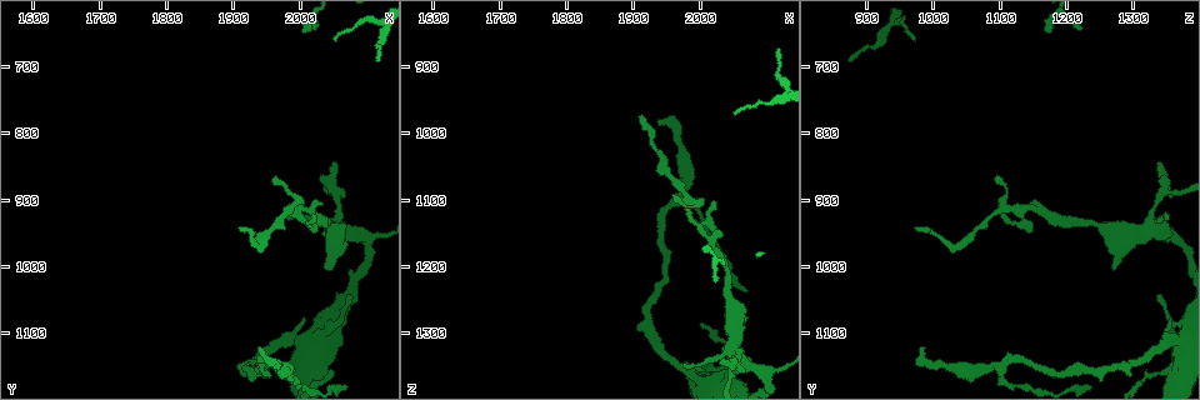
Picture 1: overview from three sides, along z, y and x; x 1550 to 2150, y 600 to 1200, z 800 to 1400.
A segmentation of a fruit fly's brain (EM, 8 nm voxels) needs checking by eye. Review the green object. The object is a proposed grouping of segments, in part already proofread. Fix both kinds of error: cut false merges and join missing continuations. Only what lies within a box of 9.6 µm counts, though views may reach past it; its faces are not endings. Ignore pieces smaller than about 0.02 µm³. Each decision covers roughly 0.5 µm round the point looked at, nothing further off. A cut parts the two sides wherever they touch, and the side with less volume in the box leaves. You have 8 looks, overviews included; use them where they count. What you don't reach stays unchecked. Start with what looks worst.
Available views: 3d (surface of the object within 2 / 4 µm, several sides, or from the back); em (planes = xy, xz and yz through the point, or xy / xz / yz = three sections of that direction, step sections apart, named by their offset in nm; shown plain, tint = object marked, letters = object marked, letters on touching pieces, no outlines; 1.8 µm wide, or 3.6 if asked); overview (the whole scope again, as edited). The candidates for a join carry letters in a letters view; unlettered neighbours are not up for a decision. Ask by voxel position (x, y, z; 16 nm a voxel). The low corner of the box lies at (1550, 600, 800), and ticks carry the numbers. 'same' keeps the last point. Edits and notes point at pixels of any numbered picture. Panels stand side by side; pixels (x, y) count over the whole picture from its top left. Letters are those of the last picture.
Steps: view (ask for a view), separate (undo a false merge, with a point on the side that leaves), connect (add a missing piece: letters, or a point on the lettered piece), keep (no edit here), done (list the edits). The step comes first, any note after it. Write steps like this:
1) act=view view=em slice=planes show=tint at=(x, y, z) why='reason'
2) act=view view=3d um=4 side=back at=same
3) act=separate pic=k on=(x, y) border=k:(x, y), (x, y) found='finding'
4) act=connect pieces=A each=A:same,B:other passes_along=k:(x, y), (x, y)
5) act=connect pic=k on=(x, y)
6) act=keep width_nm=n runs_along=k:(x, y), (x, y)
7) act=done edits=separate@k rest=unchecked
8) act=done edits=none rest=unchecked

act=view view=3d um=4 at=(2005, 1080, 1360) why='an open end'

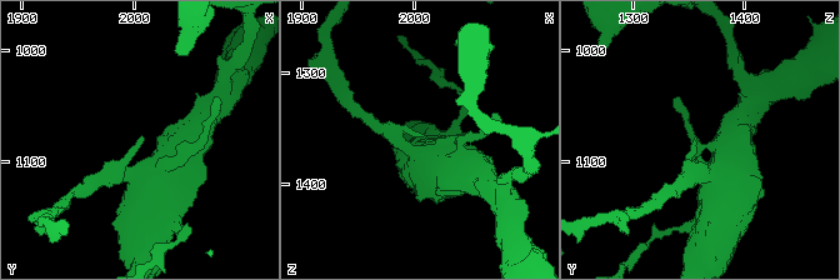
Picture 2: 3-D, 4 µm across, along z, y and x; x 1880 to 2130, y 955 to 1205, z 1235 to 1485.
act=view view=em slice=planes show=letters at=(2006, 1080, 1356)

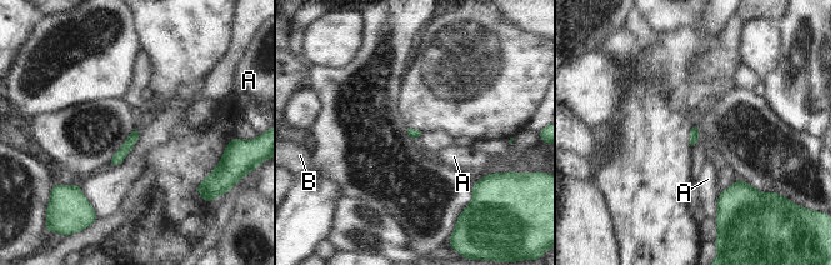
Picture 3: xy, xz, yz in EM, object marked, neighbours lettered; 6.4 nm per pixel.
act=keep each=A:other,B:other border=3:(719, 194), (717, 214), (714, 218) found='none of them fits'

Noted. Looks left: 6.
act=view view=3d um=2 at=(1935, 1125, 980) why='free end'

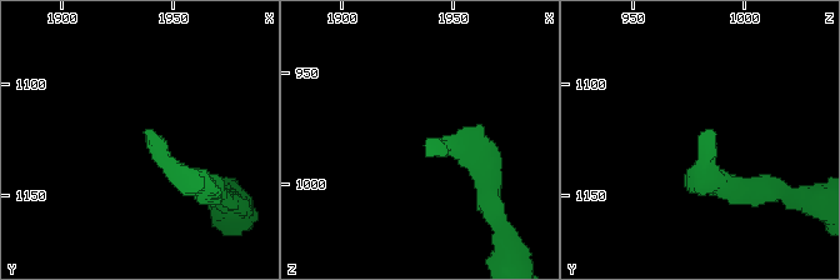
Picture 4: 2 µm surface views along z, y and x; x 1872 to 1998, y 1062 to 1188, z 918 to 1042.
act=view view=em slice=planes show=letters at=(1940, 1121, 981)

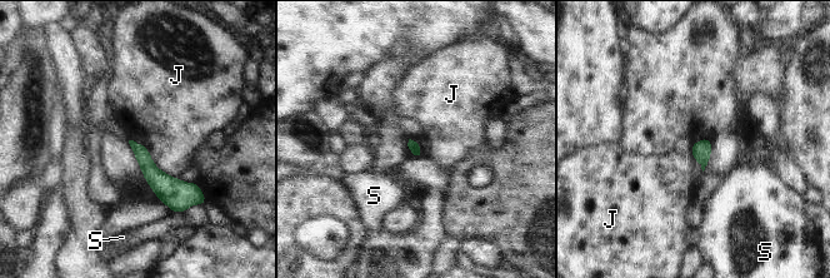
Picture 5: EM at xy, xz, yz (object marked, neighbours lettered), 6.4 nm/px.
act=keep longest_contact=J:400nm each=J:other,S:other border=5:(128, 142), (143, 144), (176, 178) found='no lettered piece goes on from it'

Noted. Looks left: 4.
act=view view=em slice=planes show=tint at=(2000, 915, 1145) why='abrupt turn'

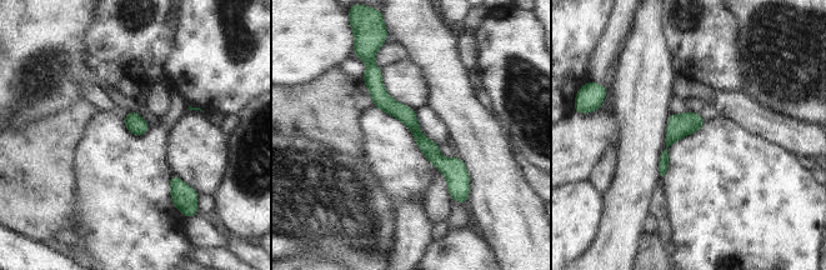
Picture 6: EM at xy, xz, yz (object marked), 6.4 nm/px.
act=view view=em slice=planes show=letters at=same

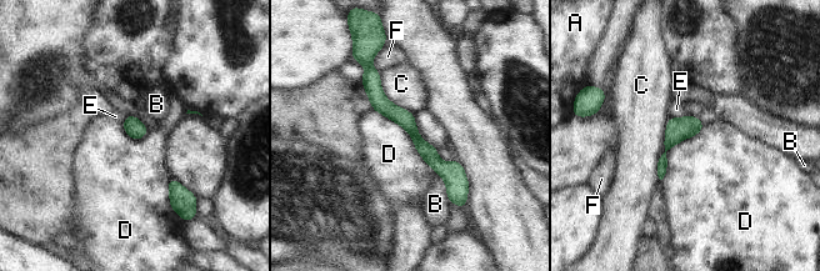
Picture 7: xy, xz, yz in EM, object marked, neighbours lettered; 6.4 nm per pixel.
act=keep each=A:other,B:other,C:other,D:other,E:other,F:other runs_along=7:(368, 76), (453, 179), (453, 199) found='one neuron here'

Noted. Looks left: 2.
act=view view=em slice=planes show=letters at=(1915, 945, 975) why='thin end'

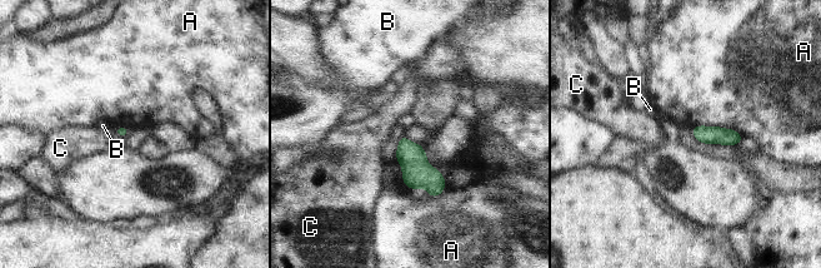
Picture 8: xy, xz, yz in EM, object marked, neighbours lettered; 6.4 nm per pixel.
act=keep longest_contact=A:340nm each=A:other,B:other,C:other border=8:(691, 128), (731, 128), (742, 138) found='none of them fits'

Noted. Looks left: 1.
act=done edits=none rest=unchecked

